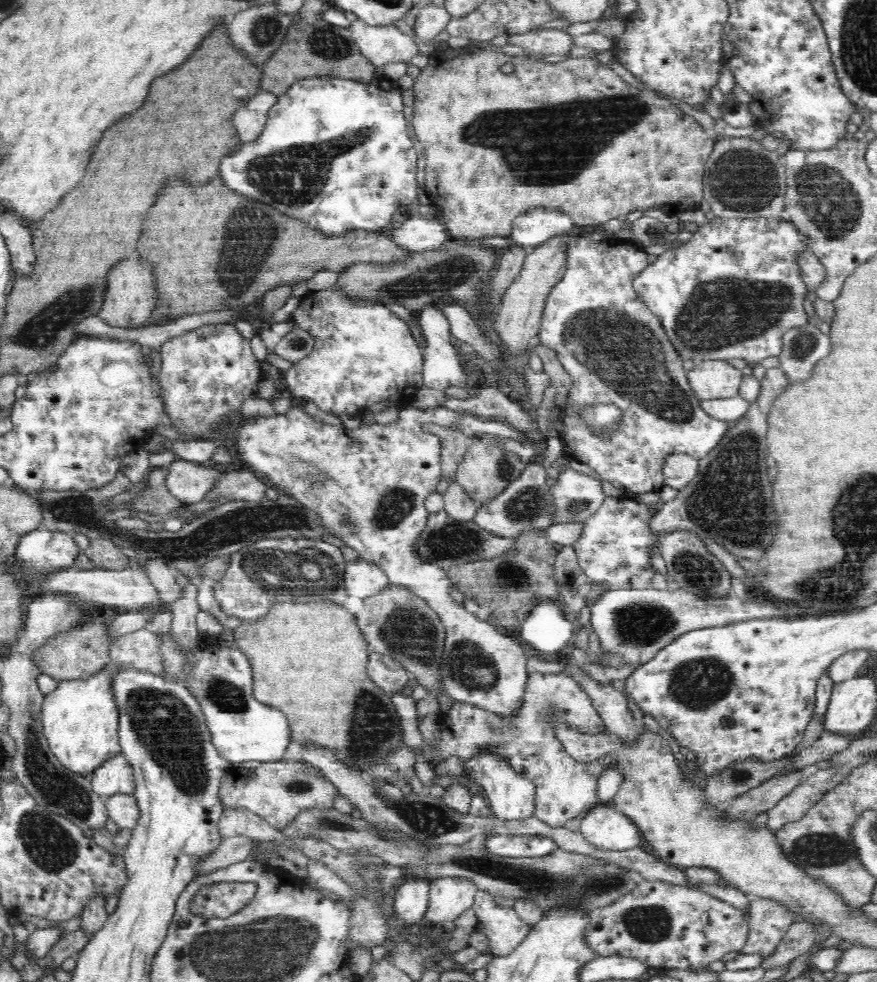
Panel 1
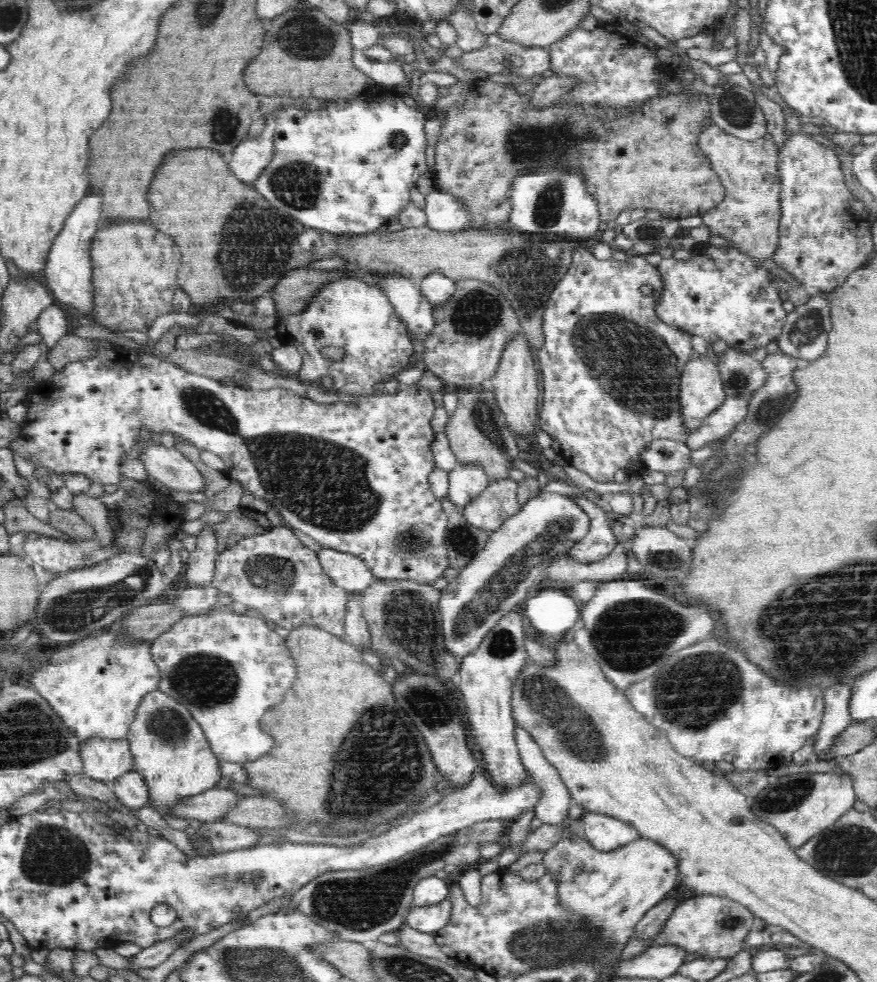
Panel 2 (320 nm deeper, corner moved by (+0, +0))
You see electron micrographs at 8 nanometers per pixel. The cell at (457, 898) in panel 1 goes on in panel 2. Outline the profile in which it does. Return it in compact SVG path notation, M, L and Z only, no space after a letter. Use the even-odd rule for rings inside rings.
M449 897L442 902L426 907L413 907L405 917L405 924L420 932L435 933L444 928L452 914L452 903Z

